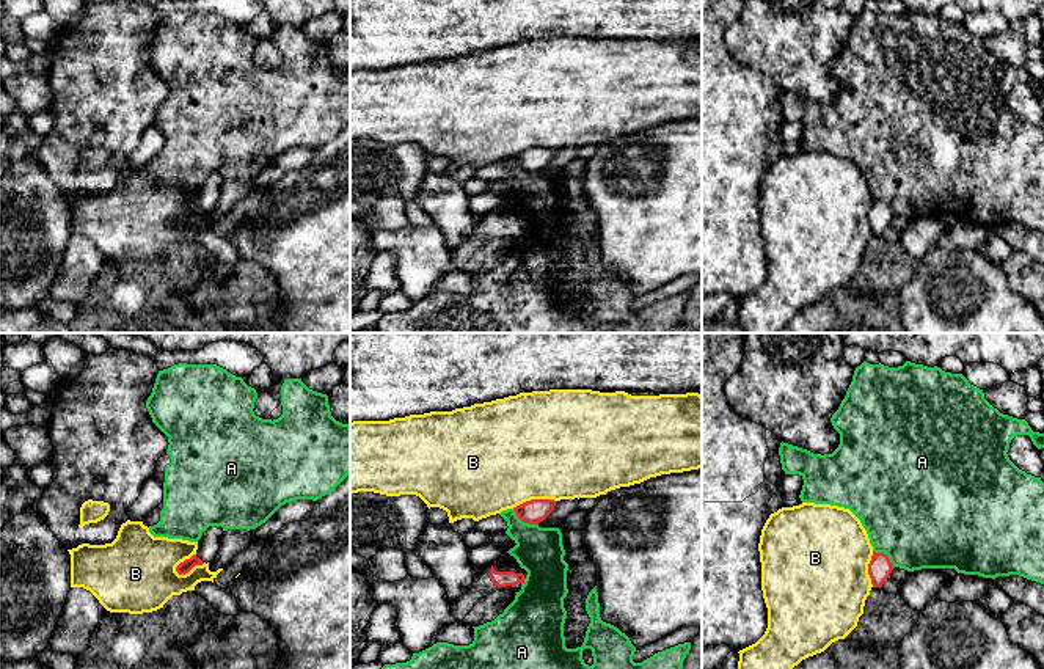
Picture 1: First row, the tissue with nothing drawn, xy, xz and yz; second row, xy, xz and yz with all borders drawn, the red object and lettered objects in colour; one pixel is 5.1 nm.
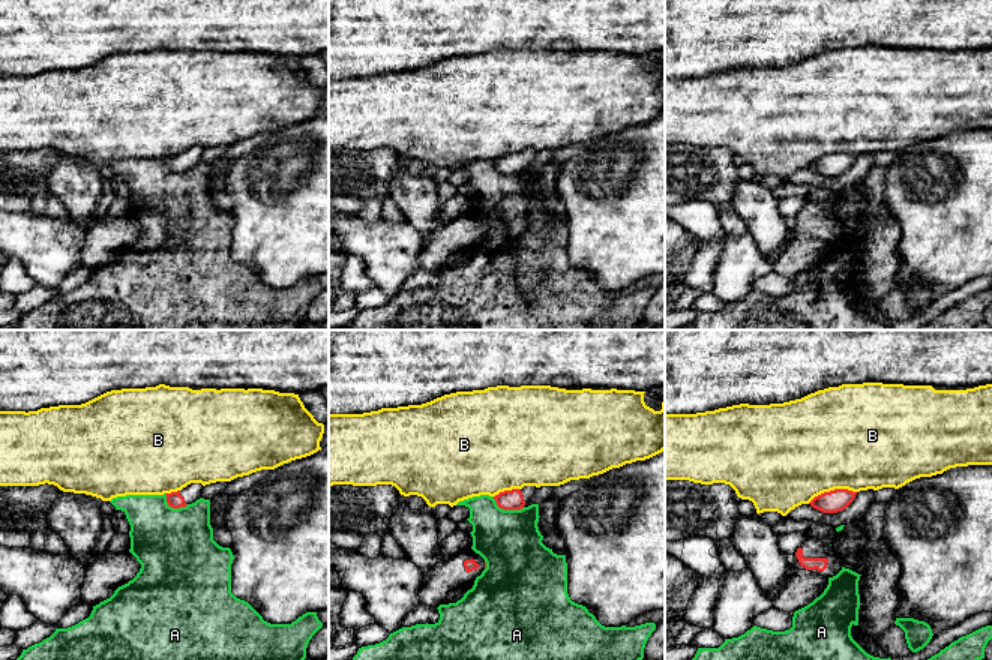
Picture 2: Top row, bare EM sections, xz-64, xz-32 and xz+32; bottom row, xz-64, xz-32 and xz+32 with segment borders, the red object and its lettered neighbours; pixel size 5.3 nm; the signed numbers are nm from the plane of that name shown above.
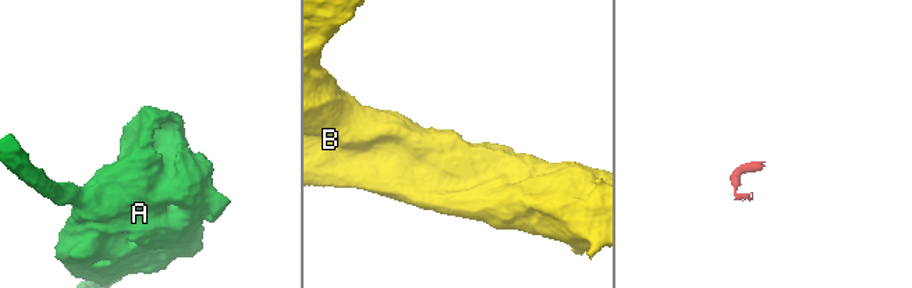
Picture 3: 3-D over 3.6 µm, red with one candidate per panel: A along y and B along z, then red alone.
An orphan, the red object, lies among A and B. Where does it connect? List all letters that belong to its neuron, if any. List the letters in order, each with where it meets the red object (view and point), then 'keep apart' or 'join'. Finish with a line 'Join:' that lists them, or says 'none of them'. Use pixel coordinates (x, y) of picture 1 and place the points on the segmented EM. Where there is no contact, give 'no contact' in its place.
A: meets red in xz at (525, 522); keep apart
B: meets red in xy at (189, 570); keep apart
Join: none of them

